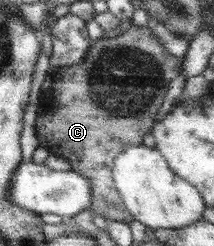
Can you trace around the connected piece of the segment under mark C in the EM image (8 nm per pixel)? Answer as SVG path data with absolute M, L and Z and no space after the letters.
M132 24L127 32L119 33L115 38L103 36L99 40L91 41L90 48L80 64L61 67L52 72L48 86L55 90L55 96L51 100L53 108L38 109L41 118L41 122L35 121L38 146L46 148L49 155L66 159L72 172L77 172L89 180L93 194L89 209L93 214L103 216L108 221L125 224L134 220L134 216L127 210L120 194L114 188L113 162L121 151L143 142L145 135L156 123L156 114L171 86L171 81L179 76L181 68L182 58L169 54L148 28Z

